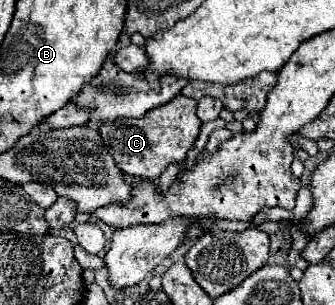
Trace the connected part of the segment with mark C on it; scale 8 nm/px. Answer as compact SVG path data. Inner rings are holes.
M178 94L168 104L146 112L144 118L118 118L102 122L100 136L122 172L156 180L170 164L178 164L186 158L186 152L194 146L200 134L200 126L202 122L196 116L196 100Z

